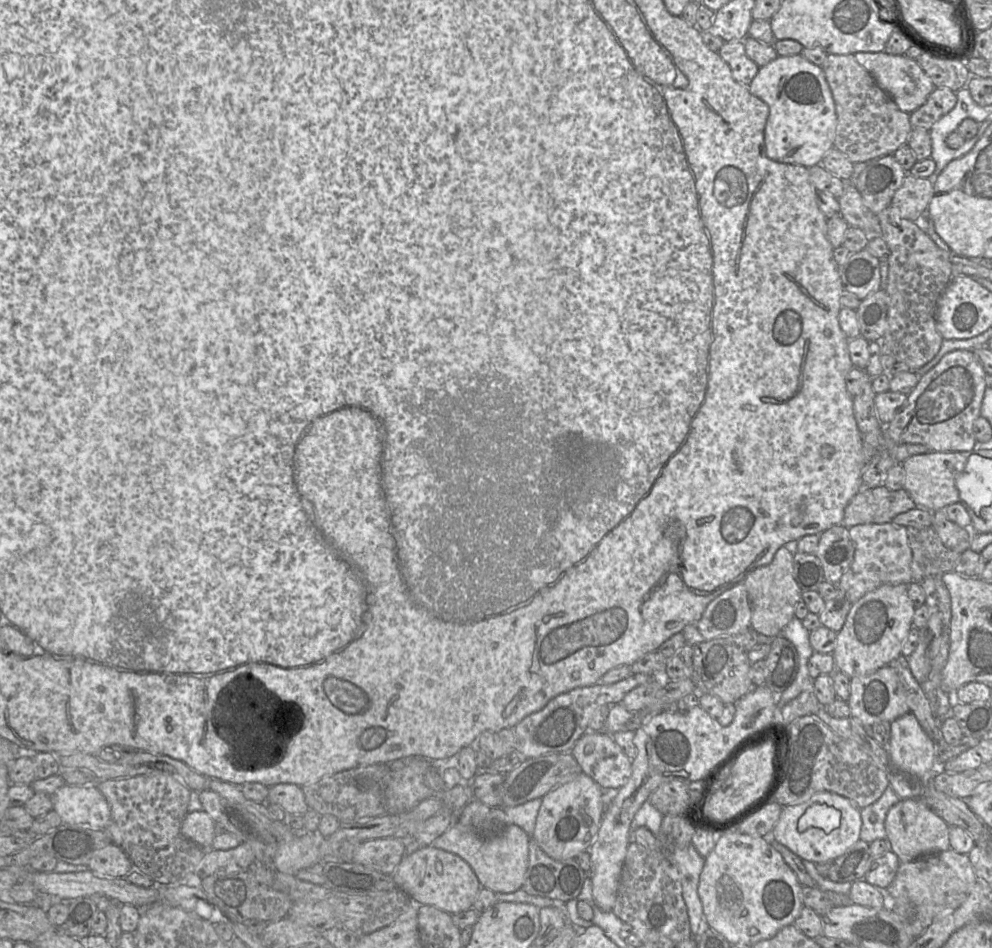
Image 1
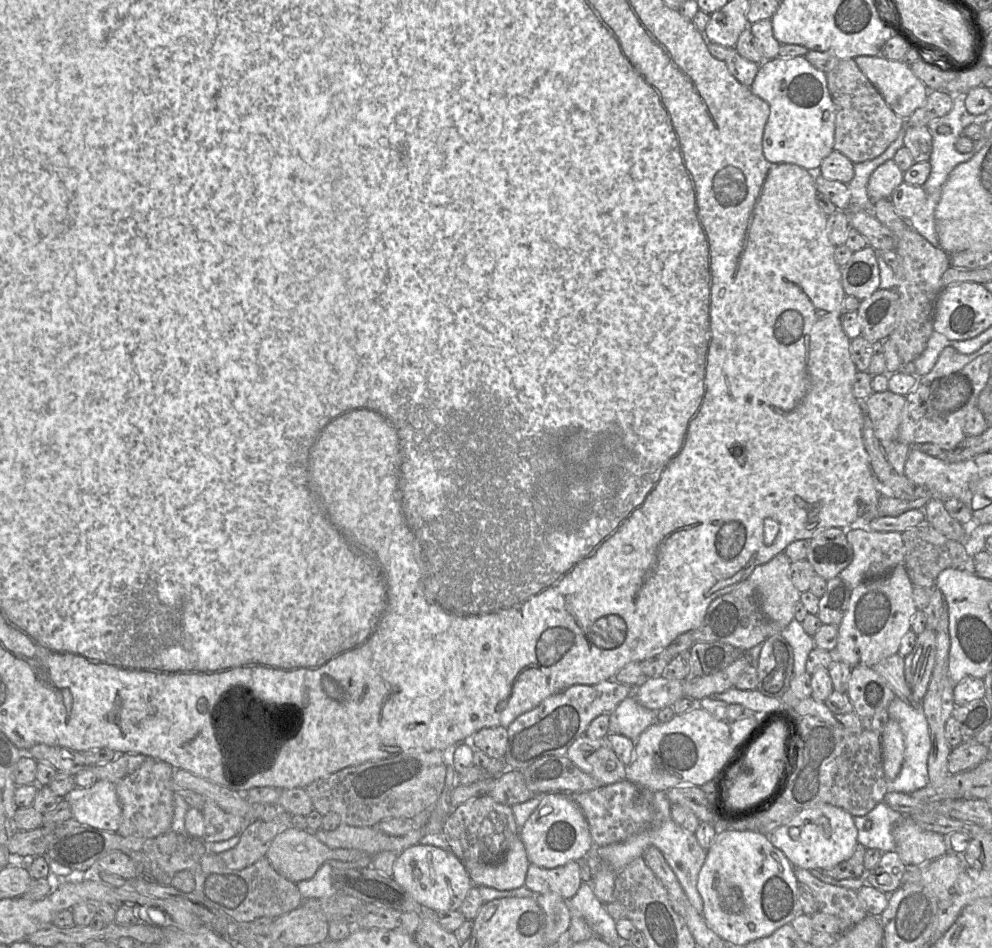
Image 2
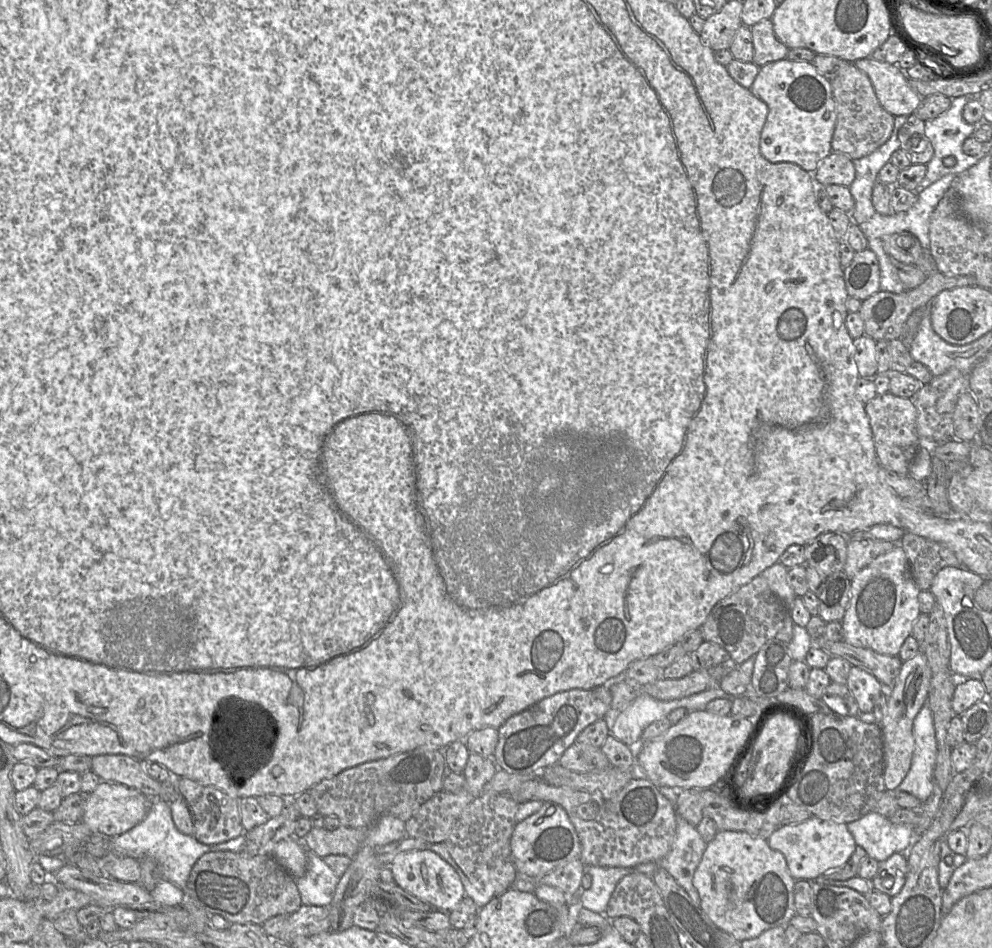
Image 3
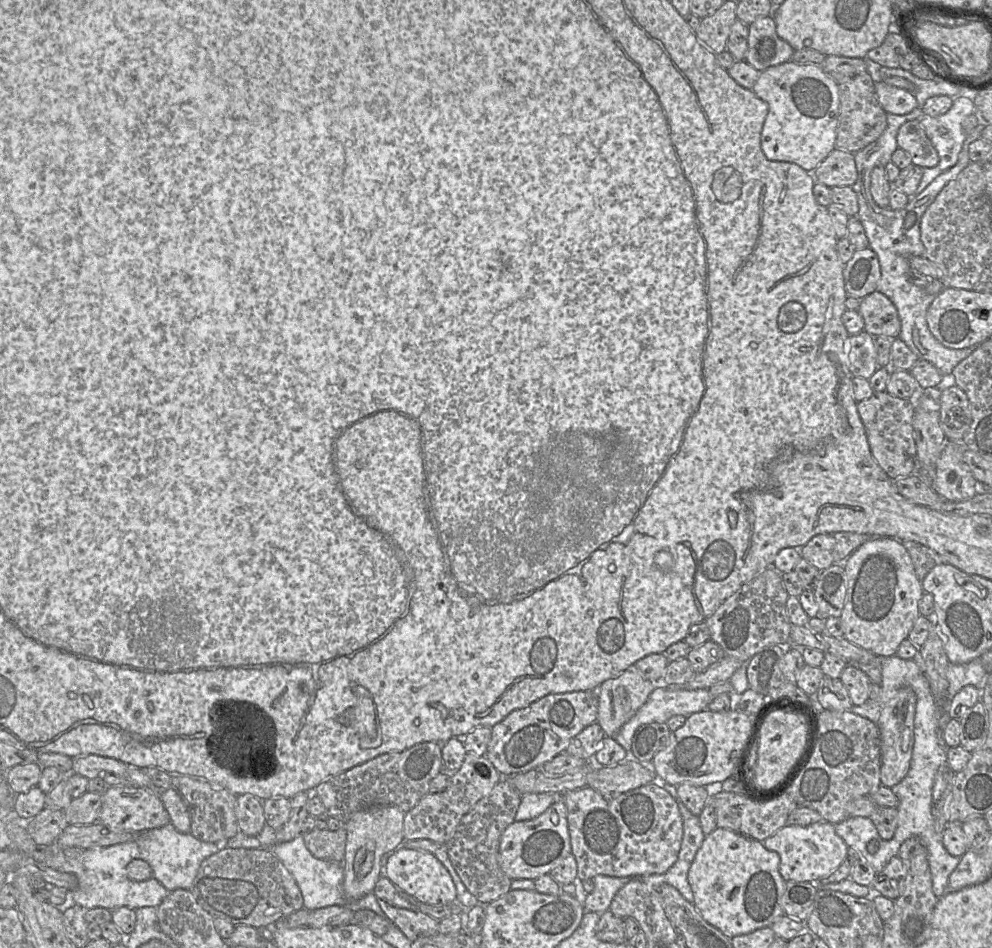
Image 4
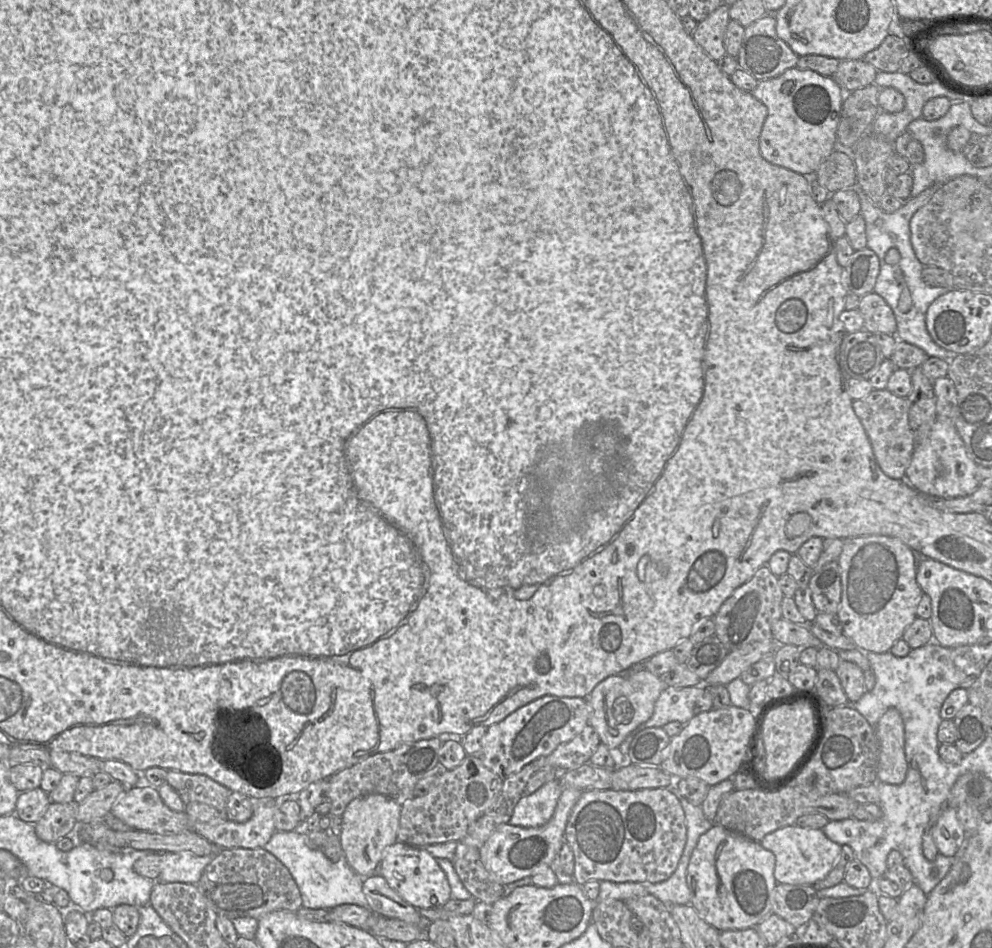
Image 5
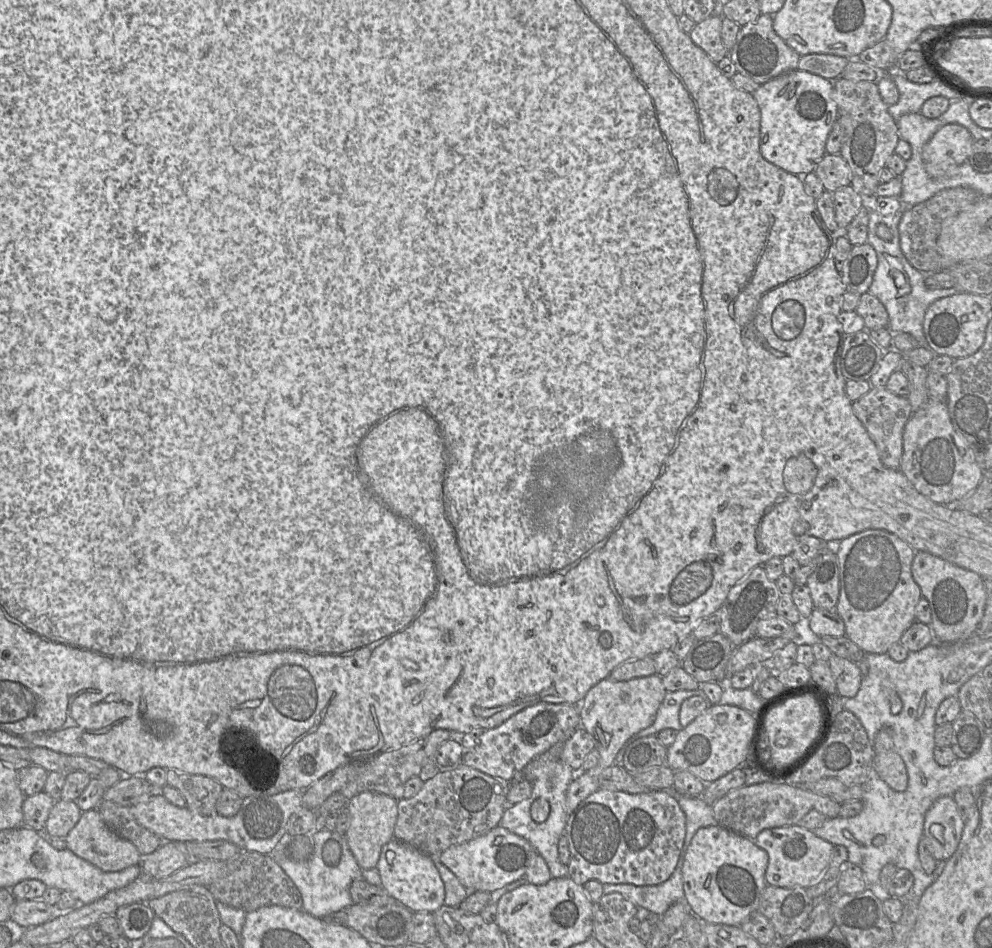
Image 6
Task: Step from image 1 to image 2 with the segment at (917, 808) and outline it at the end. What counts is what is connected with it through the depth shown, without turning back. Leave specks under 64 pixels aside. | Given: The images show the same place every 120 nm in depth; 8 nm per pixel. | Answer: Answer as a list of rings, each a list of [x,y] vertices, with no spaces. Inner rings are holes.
[[[908,816],[893,828],[895,851],[906,866],[933,861],[947,853],[944,835],[921,829]]]

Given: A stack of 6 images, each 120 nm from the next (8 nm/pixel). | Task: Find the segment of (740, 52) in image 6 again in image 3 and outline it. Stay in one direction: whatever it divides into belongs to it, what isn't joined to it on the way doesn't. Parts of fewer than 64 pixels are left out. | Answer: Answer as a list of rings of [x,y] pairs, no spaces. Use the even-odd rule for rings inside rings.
[[[771,19],[762,20],[751,26],[751,32],[755,64],[761,67],[787,57],[789,48],[776,37]]]

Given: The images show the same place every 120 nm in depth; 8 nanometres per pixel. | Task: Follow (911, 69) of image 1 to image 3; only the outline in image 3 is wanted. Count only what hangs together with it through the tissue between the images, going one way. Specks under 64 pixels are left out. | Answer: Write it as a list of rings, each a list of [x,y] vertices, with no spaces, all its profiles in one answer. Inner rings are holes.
[[[872,57],[858,59],[855,66],[868,75],[882,107],[893,116],[911,115],[922,97],[910,87],[906,73],[898,65]]]

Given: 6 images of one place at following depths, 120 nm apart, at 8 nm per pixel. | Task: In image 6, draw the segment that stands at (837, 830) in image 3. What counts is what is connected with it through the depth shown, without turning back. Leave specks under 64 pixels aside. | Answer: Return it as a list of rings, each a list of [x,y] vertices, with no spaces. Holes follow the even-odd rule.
[[[798,825],[765,829],[757,835],[754,842],[758,847],[765,850],[769,857],[765,872],[765,880],[767,885],[782,888],[807,888],[813,885],[828,868],[835,846],[832,843],[819,838],[814,834],[814,832]]]

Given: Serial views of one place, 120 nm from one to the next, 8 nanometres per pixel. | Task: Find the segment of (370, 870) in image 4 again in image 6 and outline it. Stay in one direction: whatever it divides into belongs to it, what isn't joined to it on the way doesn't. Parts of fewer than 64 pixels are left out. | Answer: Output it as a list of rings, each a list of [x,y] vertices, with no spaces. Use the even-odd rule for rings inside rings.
[[[364,791],[355,795],[346,805],[350,816],[350,825],[345,837],[357,863],[362,869],[377,866],[382,847],[394,839],[394,827],[398,816],[398,800],[388,795]]]

